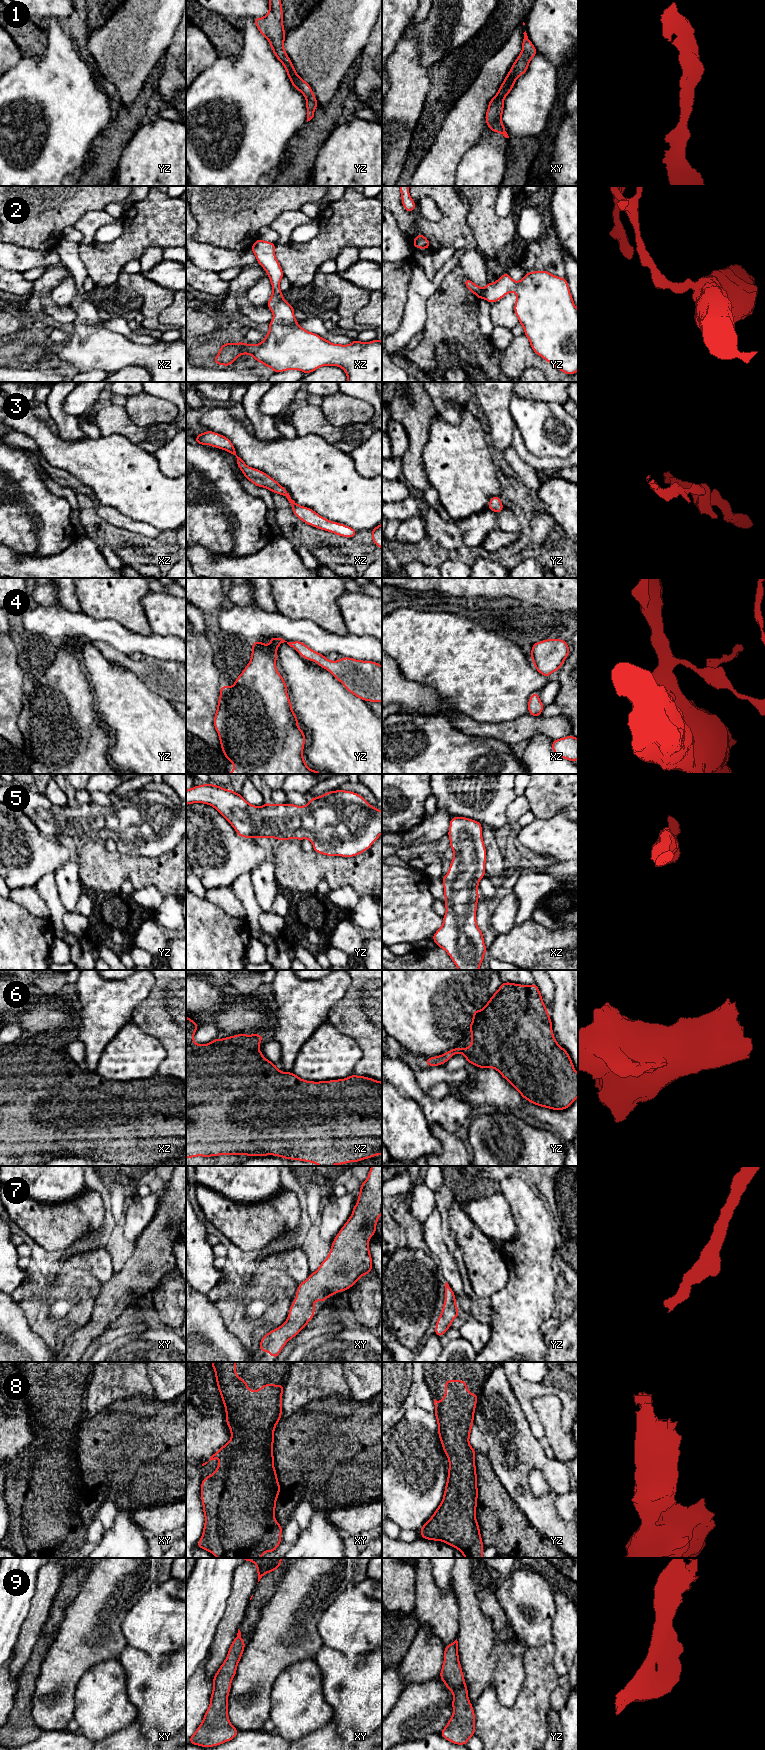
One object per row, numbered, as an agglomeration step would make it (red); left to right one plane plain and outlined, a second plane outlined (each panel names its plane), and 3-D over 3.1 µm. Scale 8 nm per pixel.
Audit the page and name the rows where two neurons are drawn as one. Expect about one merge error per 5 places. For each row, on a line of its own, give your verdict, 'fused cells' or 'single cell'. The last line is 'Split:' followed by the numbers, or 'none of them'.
1: single cell
2: single cell
3: single cell
4: single cell
5: single cell
6: single cell
7: single cell
8: single cell
9: single cell
Split: none of them

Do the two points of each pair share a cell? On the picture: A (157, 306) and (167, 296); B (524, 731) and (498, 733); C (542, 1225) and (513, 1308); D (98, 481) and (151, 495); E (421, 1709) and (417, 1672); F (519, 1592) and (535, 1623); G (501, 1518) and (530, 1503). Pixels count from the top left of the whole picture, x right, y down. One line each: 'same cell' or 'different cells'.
A: same cell
B: same cell
C: same cell
D: same cell
E: different cells
F: same cell
G: different cells

